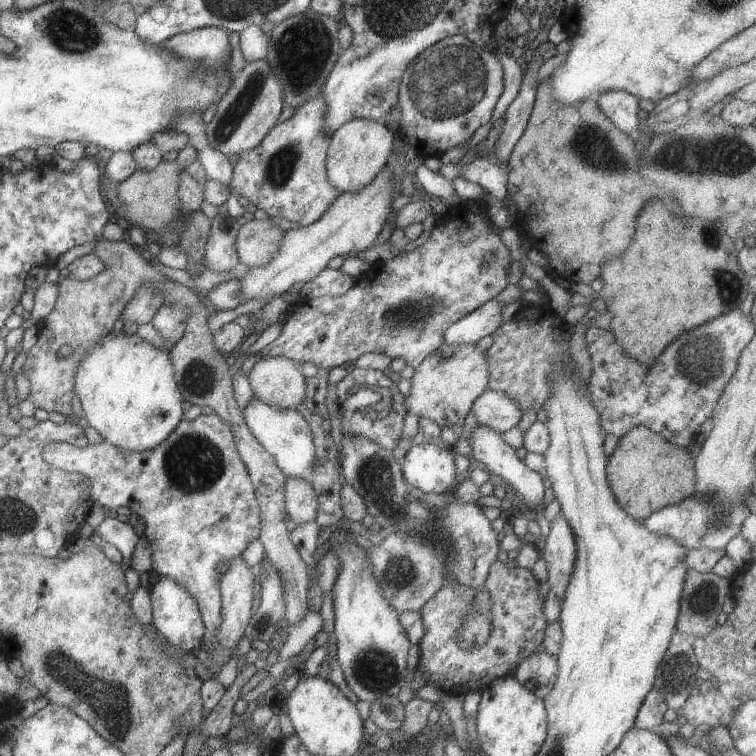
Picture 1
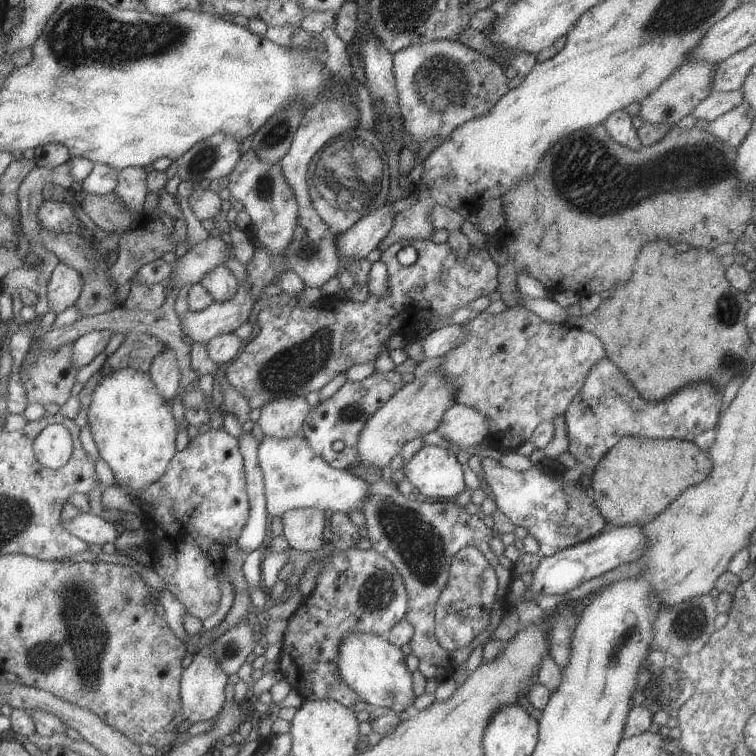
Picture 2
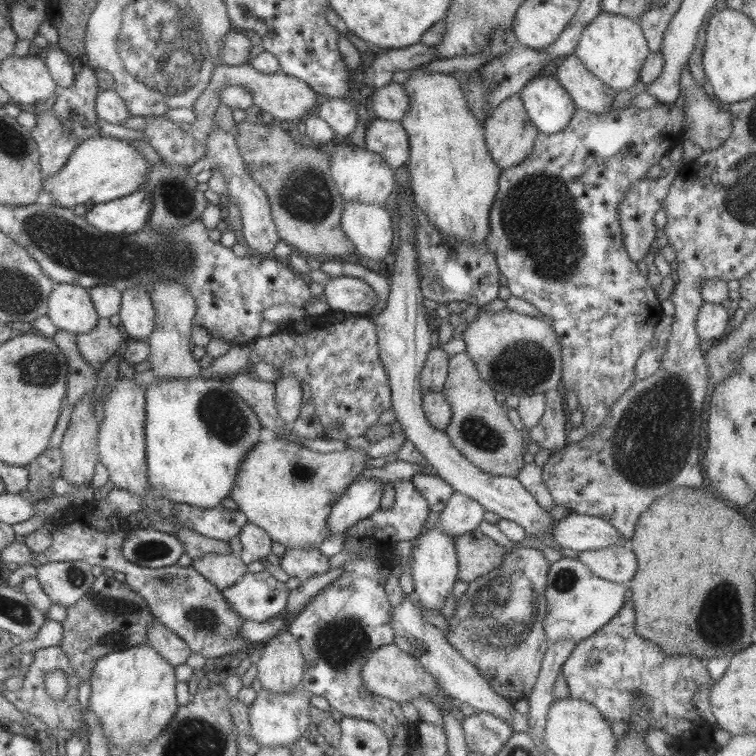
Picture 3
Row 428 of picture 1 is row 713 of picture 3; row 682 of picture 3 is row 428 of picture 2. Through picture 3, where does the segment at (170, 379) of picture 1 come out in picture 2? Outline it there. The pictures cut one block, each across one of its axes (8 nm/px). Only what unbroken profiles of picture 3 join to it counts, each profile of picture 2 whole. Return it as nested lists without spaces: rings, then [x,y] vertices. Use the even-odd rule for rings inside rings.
[[[123,367],[120,369],[112,369],[111,372],[108,372],[104,377],[101,377],[100,381],[92,388],[86,419],[88,420],[90,434],[92,435],[99,456],[108,464],[112,475],[115,480],[117,480],[117,484],[119,484],[119,486],[125,485],[126,489],[143,489],[144,486],[148,485],[150,482],[155,482],[157,478],[160,478],[160,476],[168,469],[169,461],[176,453],[175,433],[177,432],[177,424],[171,415],[171,403],[167,402],[167,399],[164,399],[159,394],[159,391],[155,388],[154,382],[151,380],[147,371],[143,372],[134,369],[133,367]]]

